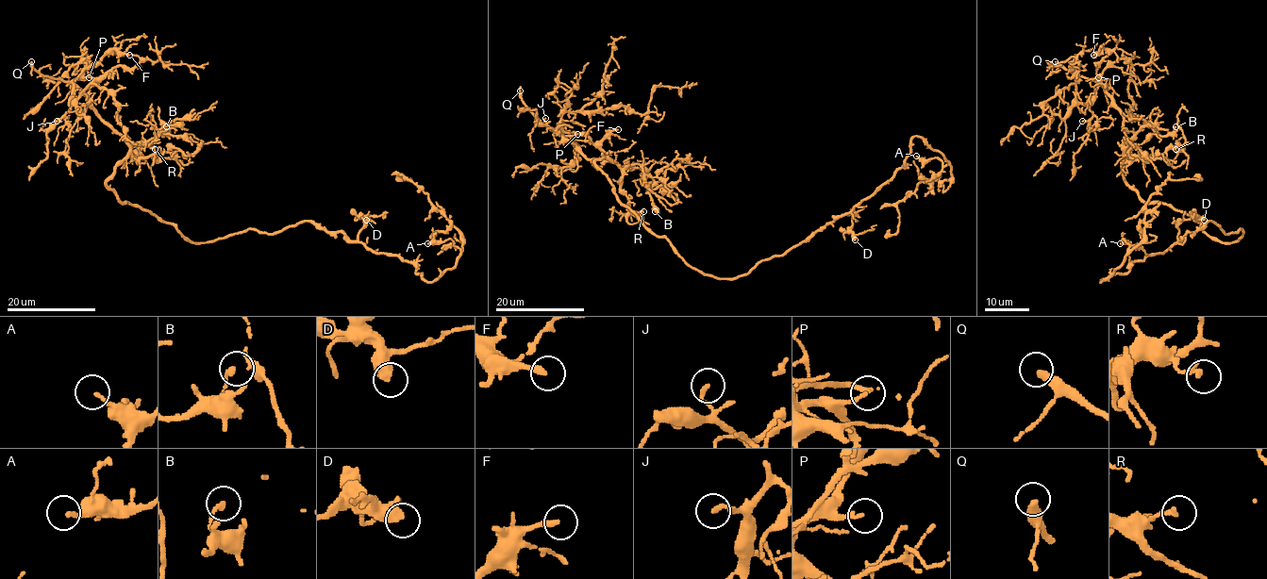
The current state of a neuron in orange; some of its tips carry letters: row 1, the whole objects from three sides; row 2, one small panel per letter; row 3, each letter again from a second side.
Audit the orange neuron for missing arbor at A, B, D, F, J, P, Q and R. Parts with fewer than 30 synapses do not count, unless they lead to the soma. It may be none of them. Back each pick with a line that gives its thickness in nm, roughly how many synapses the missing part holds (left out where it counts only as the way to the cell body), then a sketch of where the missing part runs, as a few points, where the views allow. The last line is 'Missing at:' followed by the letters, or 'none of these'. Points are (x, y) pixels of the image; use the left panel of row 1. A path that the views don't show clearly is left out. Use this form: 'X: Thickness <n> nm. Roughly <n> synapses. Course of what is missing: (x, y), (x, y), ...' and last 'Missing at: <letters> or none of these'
Q: Thickness 380 nm. Course of what is missing: (31, 61), (41, 50), (67, 40), (96, 8), (103, 8)
Missing at: Q

